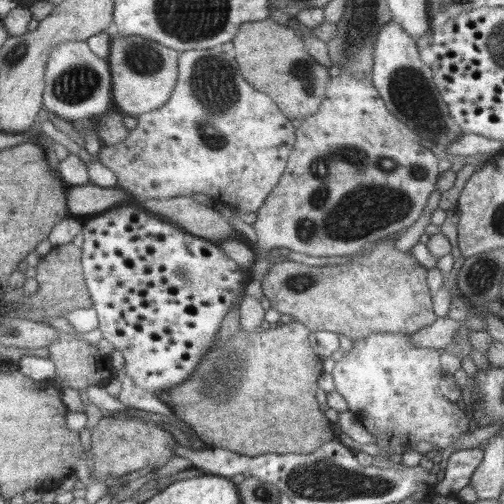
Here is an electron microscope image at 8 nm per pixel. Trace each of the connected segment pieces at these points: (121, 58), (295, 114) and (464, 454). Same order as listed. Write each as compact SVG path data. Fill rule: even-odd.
M113 33L108 60L112 78L112 98L124 114L139 117L166 104L179 76L180 52L140 36L120 37Z
M270 18L242 24L238 36L234 38L234 48L242 76L251 86L258 88L260 92L266 92L278 104L284 116L288 116L290 120L303 120L318 112L330 84L330 74L312 58L304 42L291 27L282 26Z
M478 447L452 452L447 462L447 469L441 475L434 492L437 495L456 495L470 484L470 479L484 455L484 451Z

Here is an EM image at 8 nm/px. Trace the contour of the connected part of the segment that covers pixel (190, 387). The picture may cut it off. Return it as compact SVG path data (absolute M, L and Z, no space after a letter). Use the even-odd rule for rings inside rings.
M297 321L295 323L272 326L270 329L264 331L254 330L253 332L247 332L247 330L239 328L239 331L235 332L235 335L231 336L228 340L219 340L218 337L211 344L211 348L207 350L207 353L203 356L195 371L186 380L183 380L182 384L168 390L172 397L172 403L169 405L171 410L180 416L197 433L206 447L209 448L228 449L230 452L248 456L258 456L268 453L282 455L290 453L310 454L318 450L325 442L335 440L337 437L334 432L334 424L320 411L320 404L316 399L317 380L323 373L322 363L324 359L314 352L309 341L310 333L311 330L305 324Z

